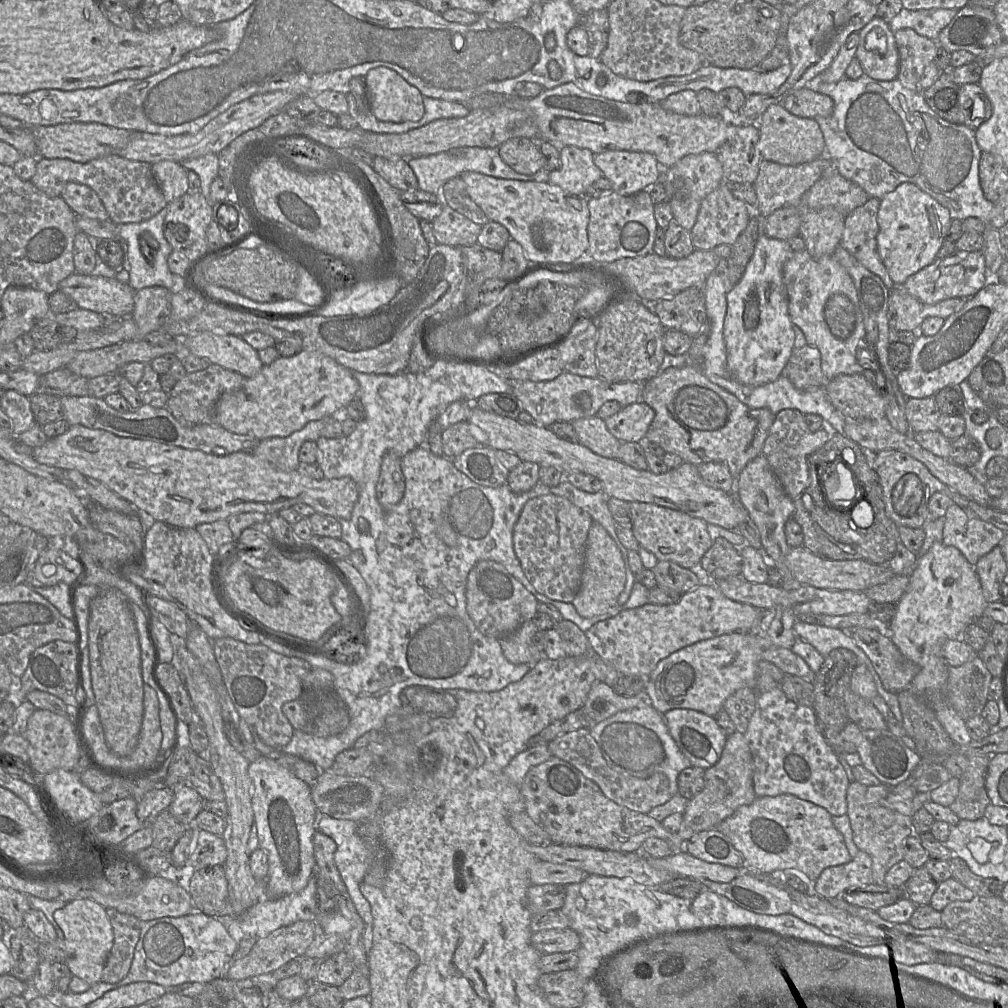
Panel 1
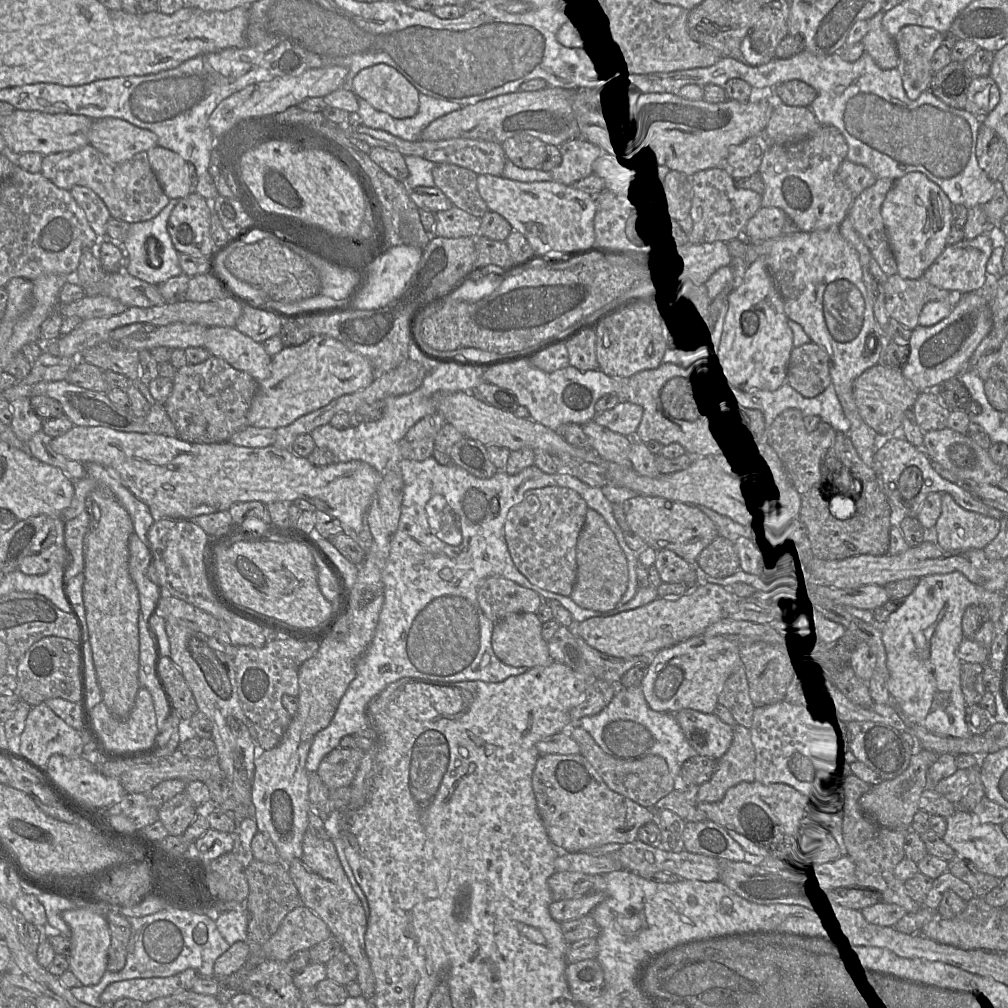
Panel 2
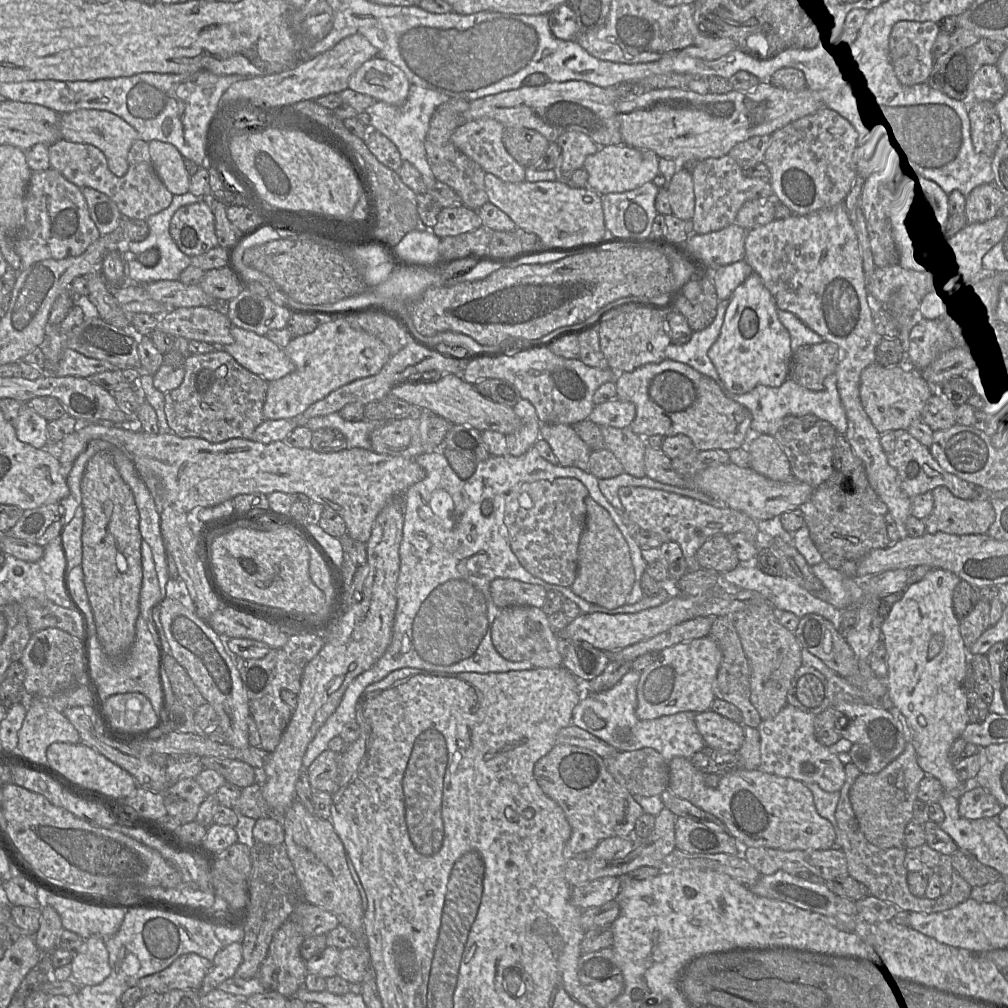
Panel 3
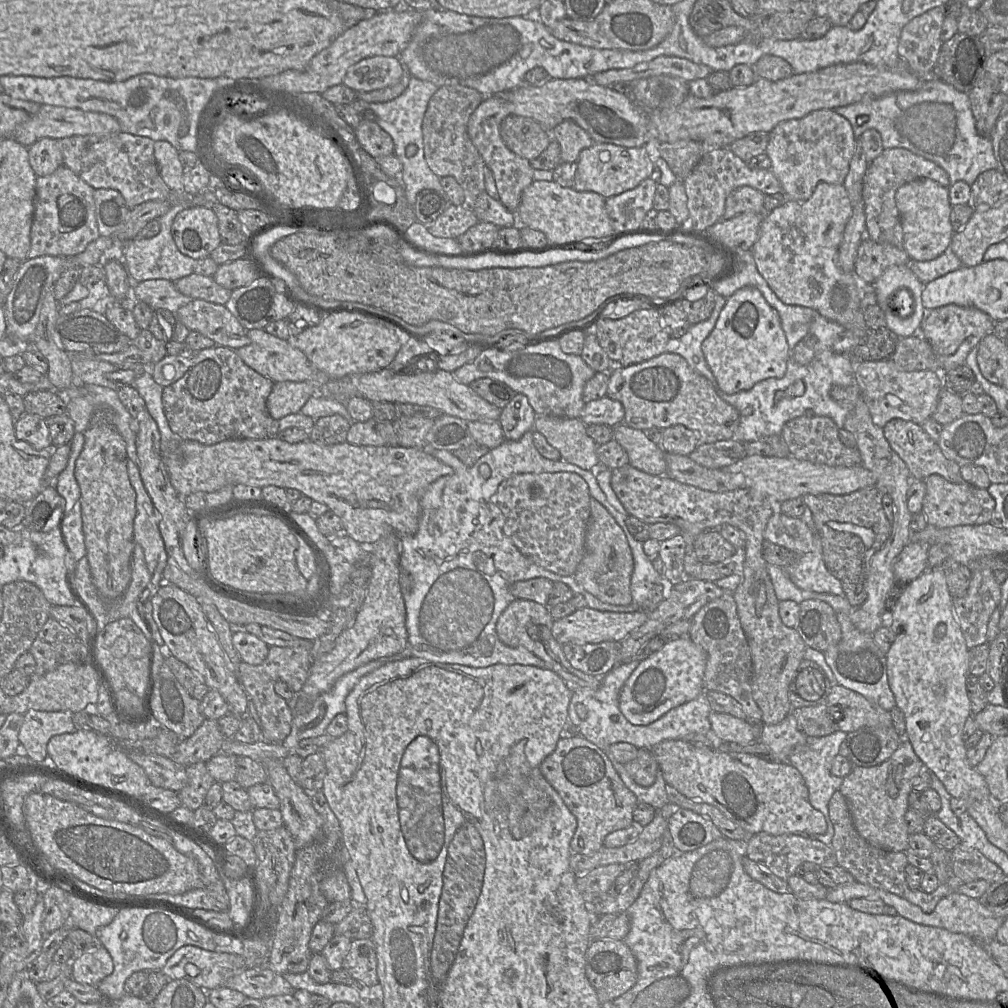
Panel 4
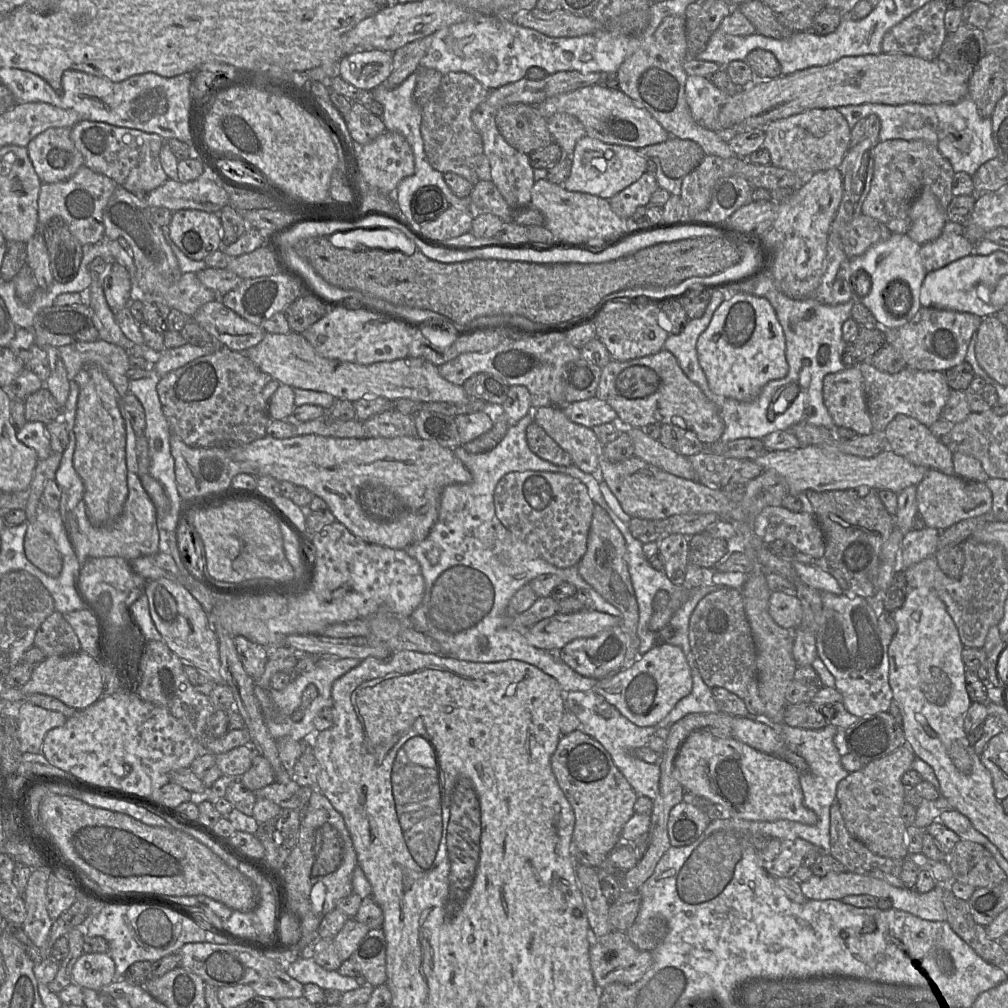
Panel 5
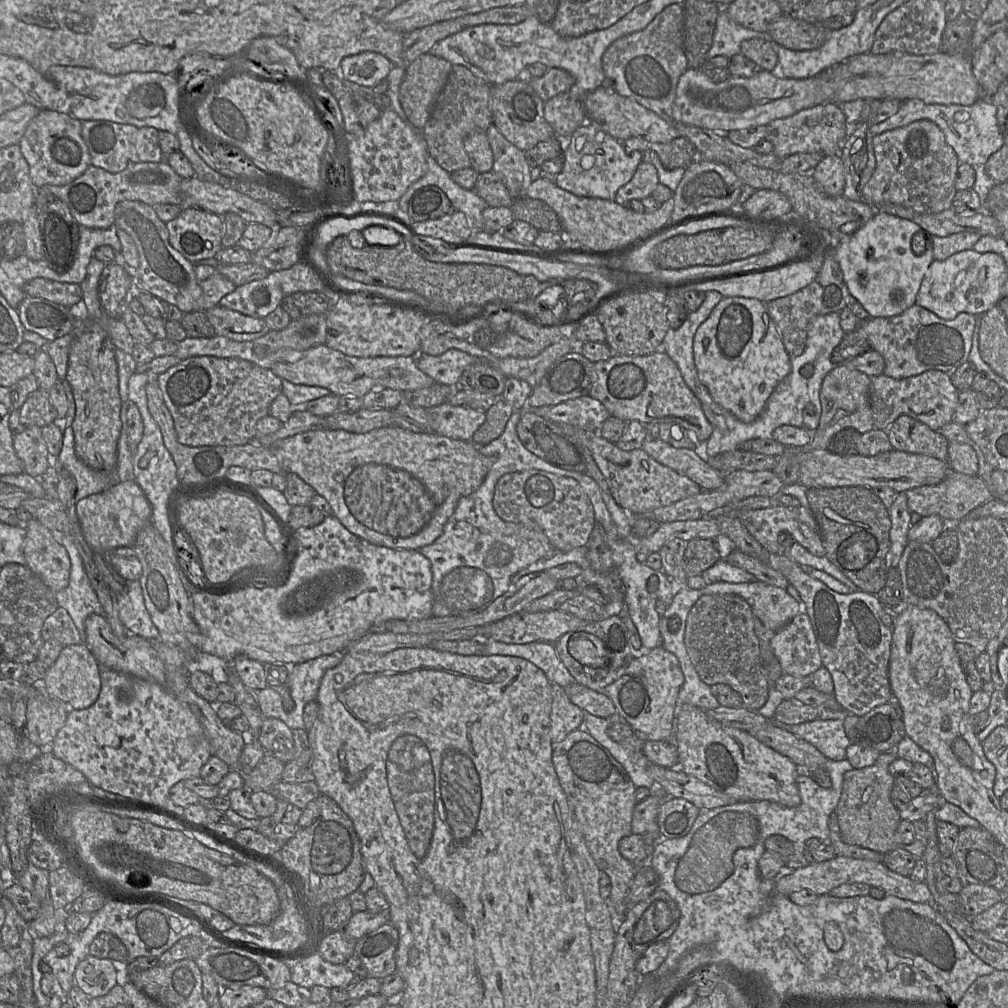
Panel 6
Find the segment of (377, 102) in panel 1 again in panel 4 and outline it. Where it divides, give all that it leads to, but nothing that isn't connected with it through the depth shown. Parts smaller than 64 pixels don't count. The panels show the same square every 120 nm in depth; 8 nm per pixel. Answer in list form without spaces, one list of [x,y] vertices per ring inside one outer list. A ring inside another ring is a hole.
[[[373,56],[360,60],[346,72],[343,83],[359,91],[372,91],[392,86],[404,74],[398,56]]]

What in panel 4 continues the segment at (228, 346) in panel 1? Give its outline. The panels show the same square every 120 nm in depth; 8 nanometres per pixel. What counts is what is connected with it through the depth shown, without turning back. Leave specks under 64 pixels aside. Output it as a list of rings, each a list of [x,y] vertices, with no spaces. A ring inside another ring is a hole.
[[[265,329],[248,330],[247,336],[251,343],[235,351],[247,366],[262,376],[274,383],[284,381],[303,382],[317,378],[318,371],[316,368],[305,354],[293,345],[291,340],[282,340],[269,334]]]

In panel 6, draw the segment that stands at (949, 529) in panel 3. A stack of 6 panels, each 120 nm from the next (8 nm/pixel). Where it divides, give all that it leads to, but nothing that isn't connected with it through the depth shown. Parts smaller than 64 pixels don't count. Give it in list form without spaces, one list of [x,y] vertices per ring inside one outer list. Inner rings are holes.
[[[949,470],[946,478],[936,485],[924,485],[907,490],[907,504],[909,510],[921,517],[930,515],[940,516],[946,526],[954,526],[964,519],[972,510],[993,499],[987,485],[978,475],[966,475]]]

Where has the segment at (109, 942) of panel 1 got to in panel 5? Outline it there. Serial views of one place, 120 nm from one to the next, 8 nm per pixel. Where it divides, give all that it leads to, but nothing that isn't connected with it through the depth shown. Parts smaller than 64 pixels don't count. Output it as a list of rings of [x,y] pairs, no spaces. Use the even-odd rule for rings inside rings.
[[[83,953],[72,969],[72,982],[81,988],[98,989],[112,983],[115,962],[109,953]]]

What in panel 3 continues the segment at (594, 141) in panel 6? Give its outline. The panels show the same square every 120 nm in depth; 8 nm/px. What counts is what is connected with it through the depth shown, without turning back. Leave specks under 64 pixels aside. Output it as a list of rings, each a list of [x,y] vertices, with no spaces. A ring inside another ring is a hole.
[[[625,144],[598,146],[595,154],[586,157],[583,168],[588,173],[587,187],[600,195],[622,193],[652,182],[659,174],[660,157],[653,151],[638,149]]]

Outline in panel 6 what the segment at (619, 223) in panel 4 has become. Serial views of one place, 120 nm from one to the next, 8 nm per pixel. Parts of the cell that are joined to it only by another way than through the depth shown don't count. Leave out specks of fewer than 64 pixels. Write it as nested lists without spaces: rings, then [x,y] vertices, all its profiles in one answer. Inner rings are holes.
[[[642,161],[632,179],[618,189],[614,201],[622,206],[627,206],[631,200],[642,200],[651,195],[659,184],[656,167]]]

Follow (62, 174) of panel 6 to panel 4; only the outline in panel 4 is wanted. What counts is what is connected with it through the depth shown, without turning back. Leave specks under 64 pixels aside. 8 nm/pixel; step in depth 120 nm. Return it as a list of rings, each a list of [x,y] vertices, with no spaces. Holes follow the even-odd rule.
[[[44,137],[28,147],[28,159],[37,177],[47,176],[63,165],[58,139]]]

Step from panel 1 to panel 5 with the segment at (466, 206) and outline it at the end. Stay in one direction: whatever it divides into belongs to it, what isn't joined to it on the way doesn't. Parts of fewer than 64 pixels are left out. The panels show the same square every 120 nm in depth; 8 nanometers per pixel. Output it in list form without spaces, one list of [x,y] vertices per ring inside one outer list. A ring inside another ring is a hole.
[[[449,72],[422,108],[421,134],[431,166],[442,172],[454,172],[475,185],[480,179],[477,168],[483,153],[482,137],[475,128],[472,112],[487,98],[489,90],[466,72]]]

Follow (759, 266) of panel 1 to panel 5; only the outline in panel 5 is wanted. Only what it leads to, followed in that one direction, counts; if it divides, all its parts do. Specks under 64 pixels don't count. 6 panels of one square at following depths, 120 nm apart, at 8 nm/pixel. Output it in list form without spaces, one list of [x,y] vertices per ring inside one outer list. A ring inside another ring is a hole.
[[[743,292],[727,293],[727,298],[715,311],[708,328],[699,336],[697,353],[710,390],[741,402],[753,400],[768,382],[782,379],[789,372],[785,334],[774,308],[766,298]]]

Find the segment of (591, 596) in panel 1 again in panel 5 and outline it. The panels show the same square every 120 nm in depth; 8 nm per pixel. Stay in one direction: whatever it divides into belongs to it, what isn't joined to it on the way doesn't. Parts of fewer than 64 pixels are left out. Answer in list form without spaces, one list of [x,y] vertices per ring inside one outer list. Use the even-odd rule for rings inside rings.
[[[594,504],[591,526],[587,538],[587,550],[577,564],[581,577],[606,601],[621,612],[621,627],[628,639],[638,650],[640,641],[637,635],[638,604],[632,586],[627,563],[626,542],[607,512]]]

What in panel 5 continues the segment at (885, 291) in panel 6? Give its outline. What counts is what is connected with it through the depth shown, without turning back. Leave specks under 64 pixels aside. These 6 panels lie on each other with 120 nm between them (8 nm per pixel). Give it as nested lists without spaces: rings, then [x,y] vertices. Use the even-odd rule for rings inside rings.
[[[892,233],[887,240],[873,245],[864,254],[850,258],[851,287],[856,273],[866,272],[870,277],[869,292],[864,297],[859,298],[856,296],[856,298],[872,312],[876,319],[876,324],[884,330],[897,330],[908,323],[922,308],[920,290],[927,271],[921,261],[920,248],[921,245],[912,240],[908,234]],[[894,282],[907,284],[912,296],[911,307],[902,317],[890,315],[889,306],[883,300],[883,291],[888,291],[886,294],[889,295]]]

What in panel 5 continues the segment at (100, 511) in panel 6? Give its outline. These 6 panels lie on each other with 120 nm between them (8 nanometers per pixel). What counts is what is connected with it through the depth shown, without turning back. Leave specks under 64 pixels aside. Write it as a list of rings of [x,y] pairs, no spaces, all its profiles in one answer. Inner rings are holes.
[[[127,471],[128,495],[122,513],[114,520],[102,526],[93,525],[86,512],[83,500],[67,513],[67,532],[69,540],[75,550],[79,569],[94,556],[118,556],[125,560],[133,560],[139,556],[152,555],[159,552],[160,535],[157,527],[157,515],[154,504],[144,490],[138,474]]]

